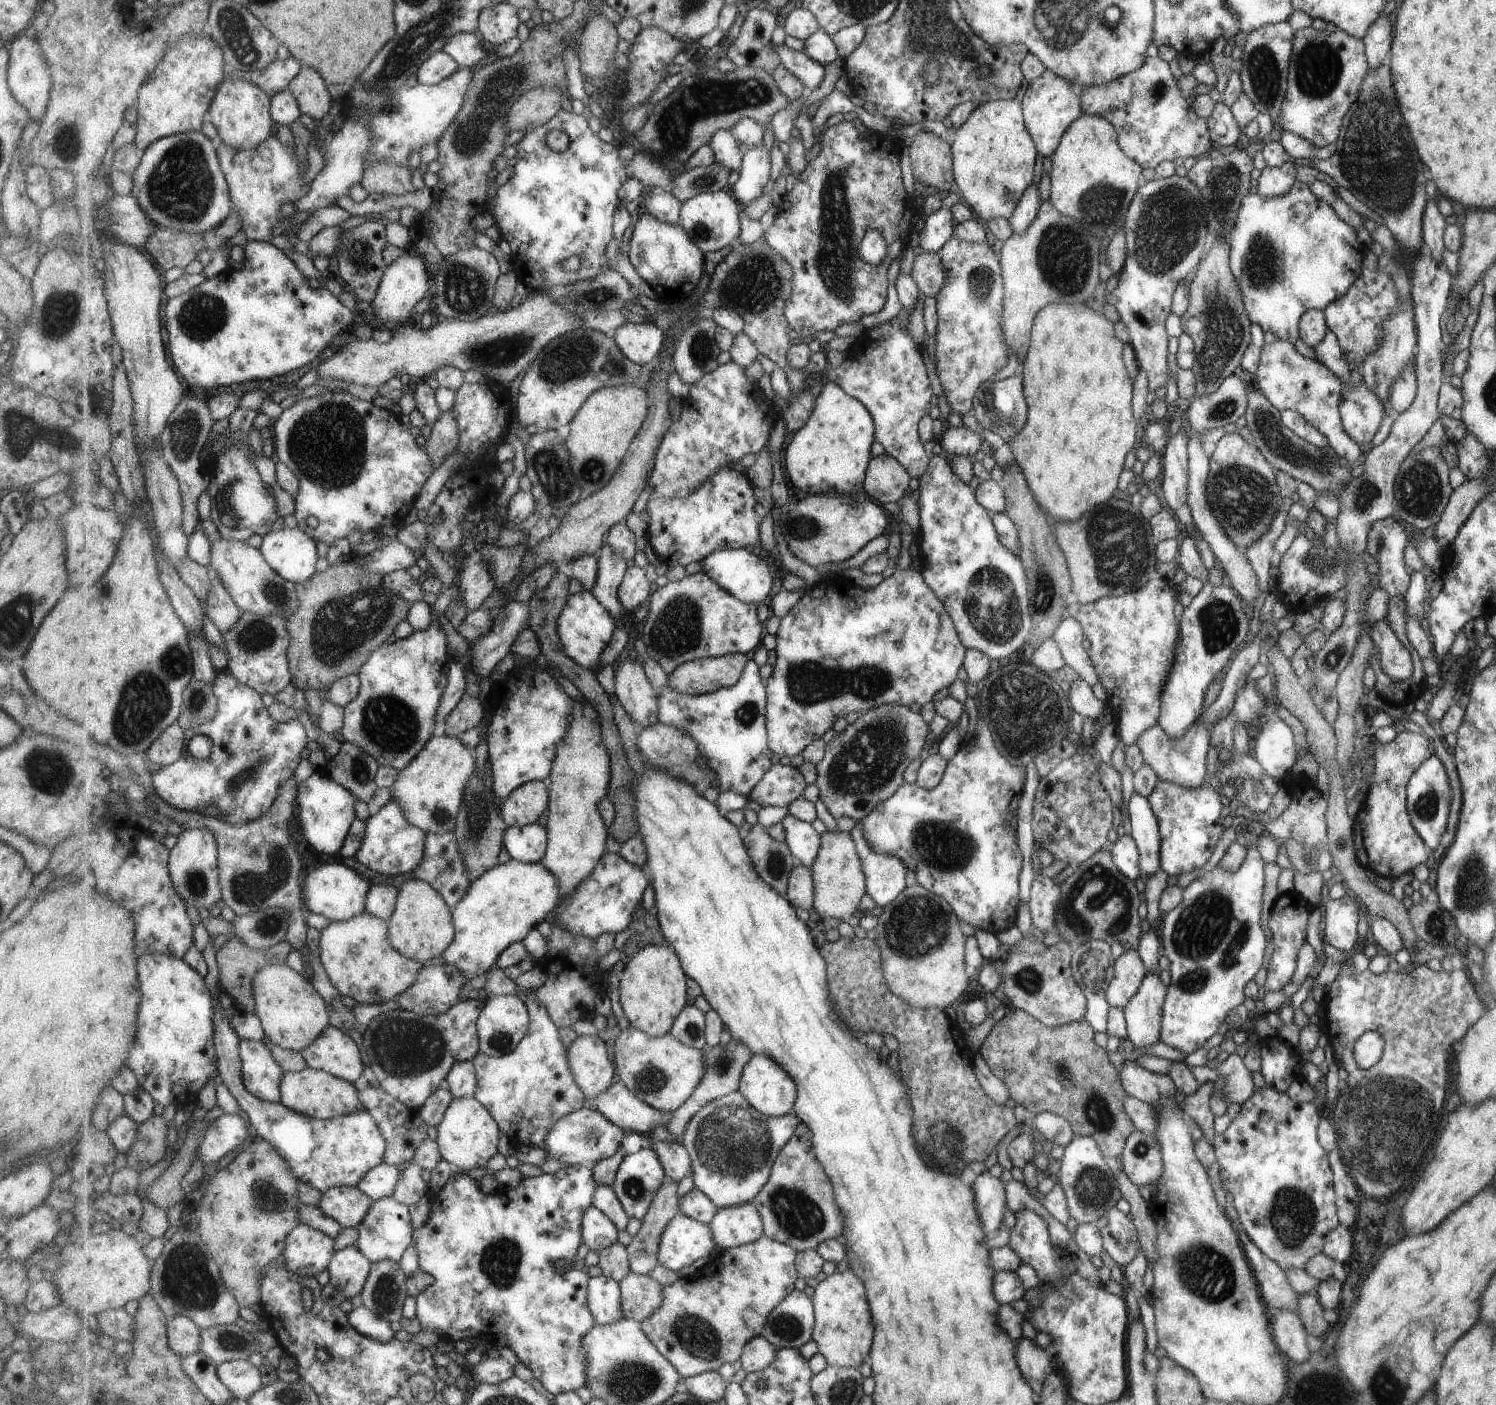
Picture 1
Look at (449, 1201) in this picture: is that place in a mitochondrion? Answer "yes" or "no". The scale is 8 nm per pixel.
no

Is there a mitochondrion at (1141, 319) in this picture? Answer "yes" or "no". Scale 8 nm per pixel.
no

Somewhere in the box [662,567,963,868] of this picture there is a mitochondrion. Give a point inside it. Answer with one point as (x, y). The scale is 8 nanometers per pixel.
(869, 762)

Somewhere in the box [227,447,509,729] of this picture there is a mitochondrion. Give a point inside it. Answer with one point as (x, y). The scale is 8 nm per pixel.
(343, 624)

